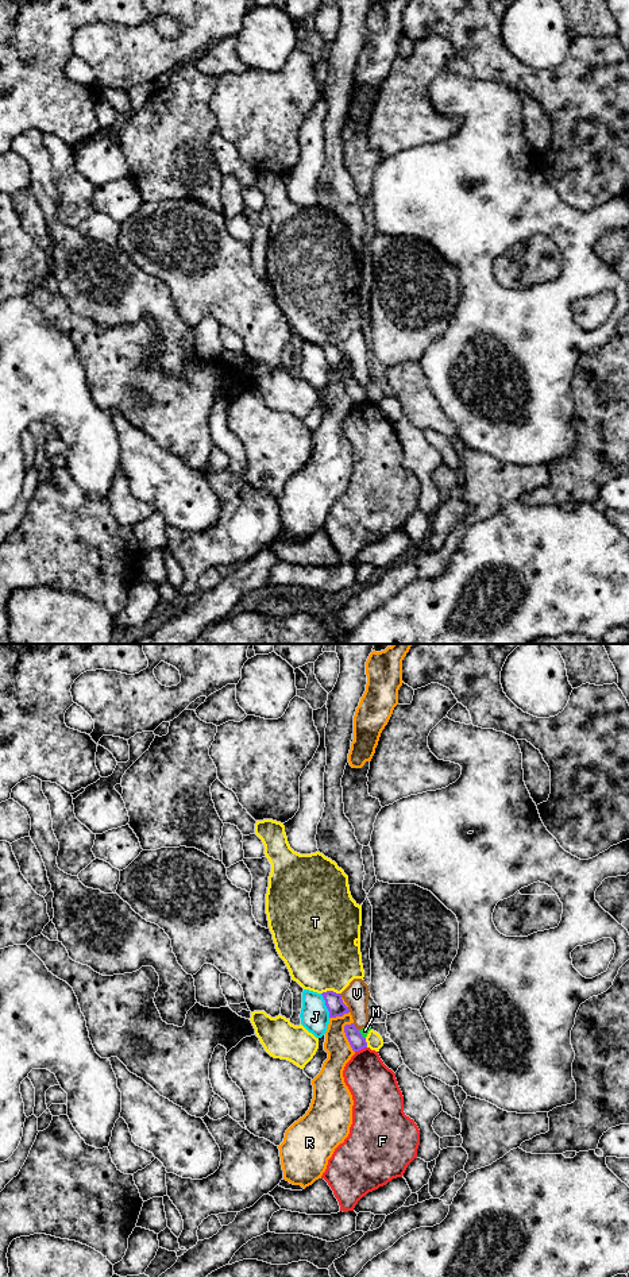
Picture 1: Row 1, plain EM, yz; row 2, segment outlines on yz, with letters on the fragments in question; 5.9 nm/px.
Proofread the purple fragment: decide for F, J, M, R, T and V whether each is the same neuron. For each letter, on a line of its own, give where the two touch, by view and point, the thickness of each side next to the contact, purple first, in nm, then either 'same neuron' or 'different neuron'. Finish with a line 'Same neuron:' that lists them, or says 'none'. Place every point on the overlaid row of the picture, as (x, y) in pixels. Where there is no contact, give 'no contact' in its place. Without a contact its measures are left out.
F: yz (361, 1049) | 90/280 nm | different neuron
J: yz (325, 1004) | 110/180 nm | different neuron
M: yz (361, 1034) | 90/50 nm | different neuron
R: yz (346, 1036) | 90/150 nm | different neuron
T: yz (330, 991) | 110/440 nm | different neuron
V: yz (355, 1027) | 90/150 nm | different neuron
Same neuron: none

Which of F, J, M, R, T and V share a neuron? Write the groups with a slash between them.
F / J / M V / R / T

